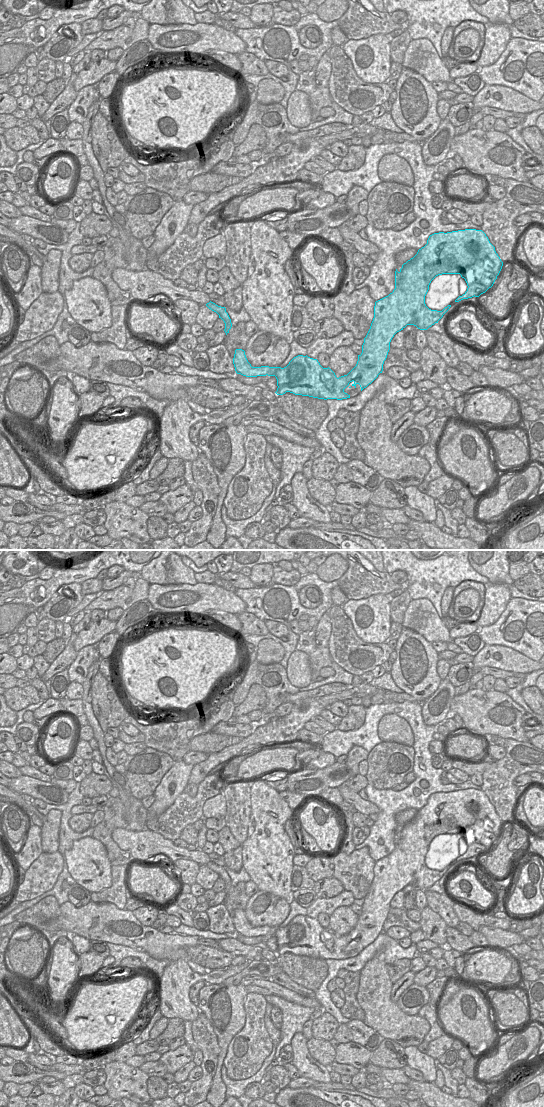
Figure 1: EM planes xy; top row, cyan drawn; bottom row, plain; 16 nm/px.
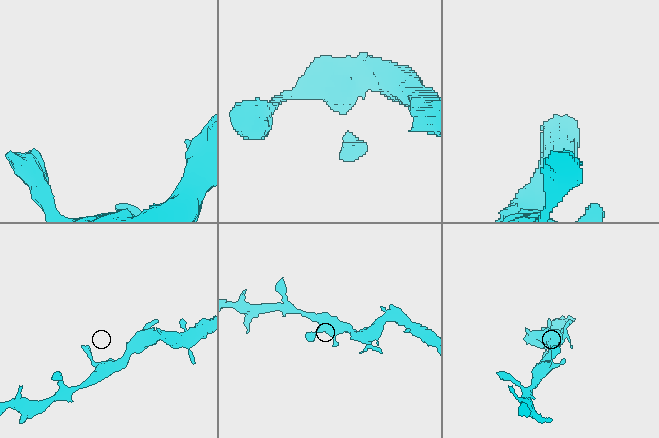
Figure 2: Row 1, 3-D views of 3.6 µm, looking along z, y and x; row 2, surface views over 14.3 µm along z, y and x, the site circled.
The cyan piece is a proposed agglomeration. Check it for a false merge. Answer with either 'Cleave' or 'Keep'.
Keep

